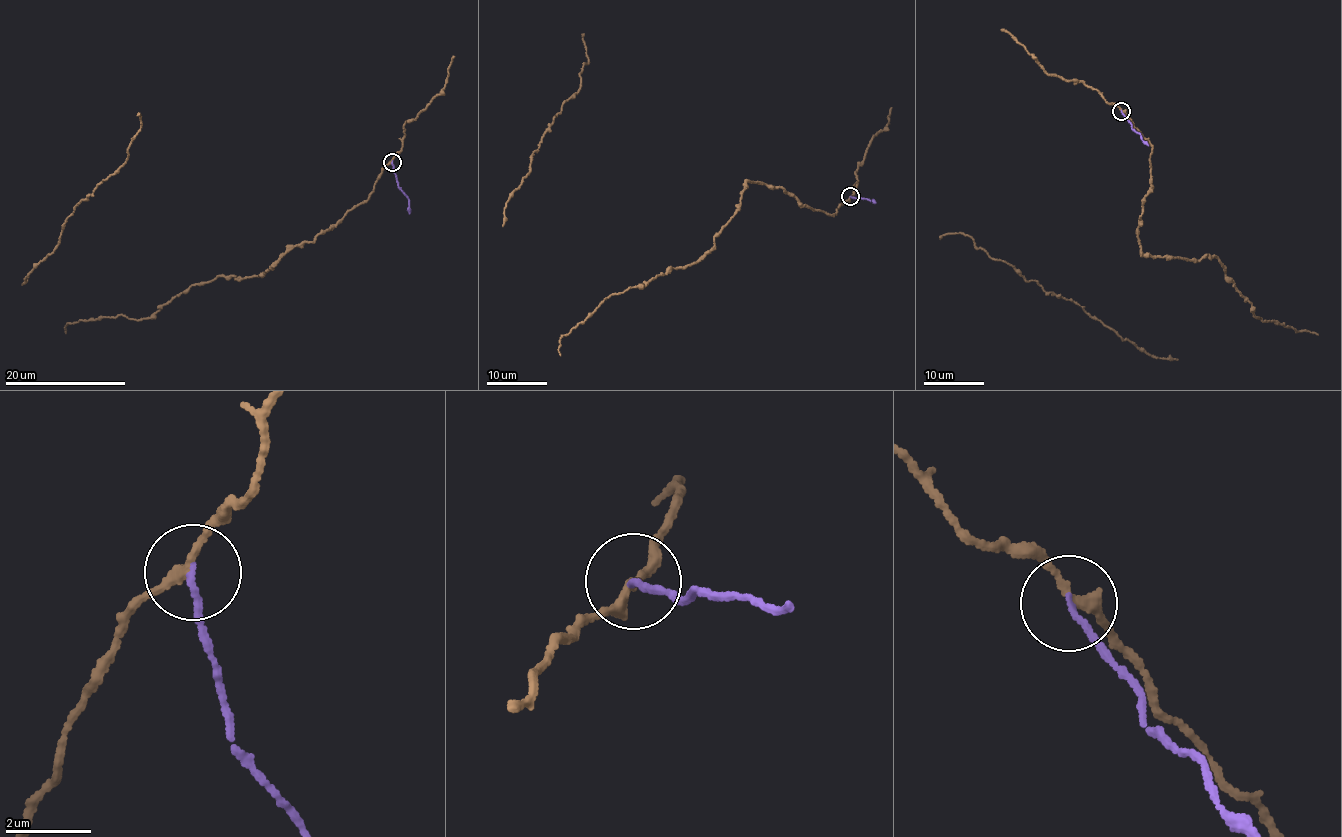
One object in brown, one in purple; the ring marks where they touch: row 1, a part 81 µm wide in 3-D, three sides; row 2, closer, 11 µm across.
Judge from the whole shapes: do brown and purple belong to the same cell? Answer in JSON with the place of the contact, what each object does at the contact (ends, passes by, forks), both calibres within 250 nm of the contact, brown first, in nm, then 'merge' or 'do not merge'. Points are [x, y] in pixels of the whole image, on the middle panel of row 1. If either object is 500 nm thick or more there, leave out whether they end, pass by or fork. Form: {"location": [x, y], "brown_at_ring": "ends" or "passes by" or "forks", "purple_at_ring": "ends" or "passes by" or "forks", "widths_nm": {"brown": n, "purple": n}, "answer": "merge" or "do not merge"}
{"location": [850, 196], "brown_at_ring": "passes by", "purple_at_ring": "ends", "widths_nm": {"brown": 220, "purple": 140}, "answer": "do not merge"}

